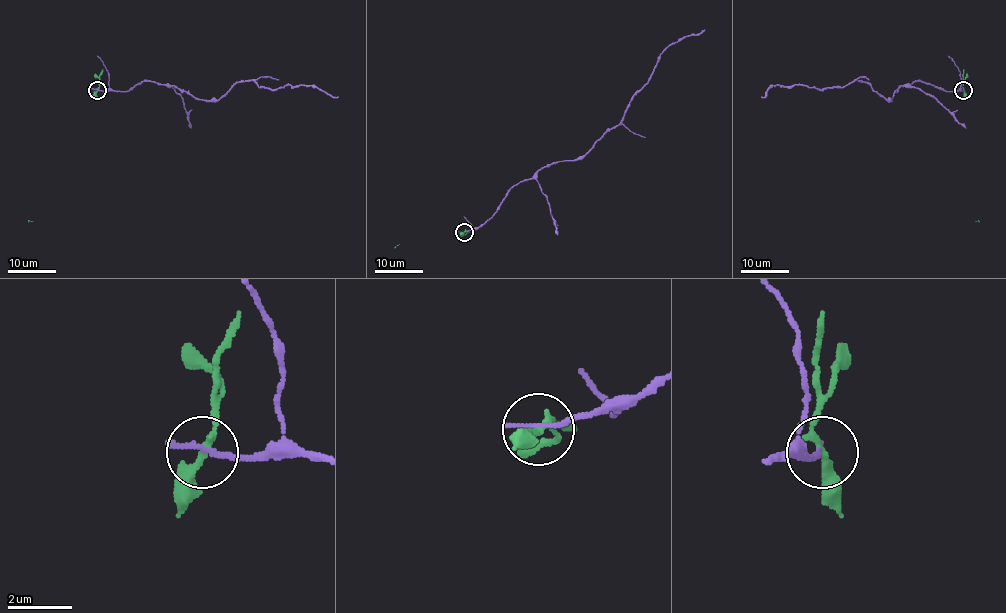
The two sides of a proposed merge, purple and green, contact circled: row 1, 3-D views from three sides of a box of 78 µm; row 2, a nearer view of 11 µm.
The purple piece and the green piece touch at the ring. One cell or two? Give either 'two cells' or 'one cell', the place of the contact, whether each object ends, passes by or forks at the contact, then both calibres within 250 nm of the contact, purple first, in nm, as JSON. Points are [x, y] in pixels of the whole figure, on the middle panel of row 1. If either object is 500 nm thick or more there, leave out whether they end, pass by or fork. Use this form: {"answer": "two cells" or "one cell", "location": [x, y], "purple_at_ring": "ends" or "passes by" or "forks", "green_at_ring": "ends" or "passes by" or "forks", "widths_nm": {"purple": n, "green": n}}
{"answer": "two cells", "location": [464, 232], "purple_at_ring": "ends", "green_at_ring": "passes by", "widths_nm": {"purple": 180, "green": 220}}

